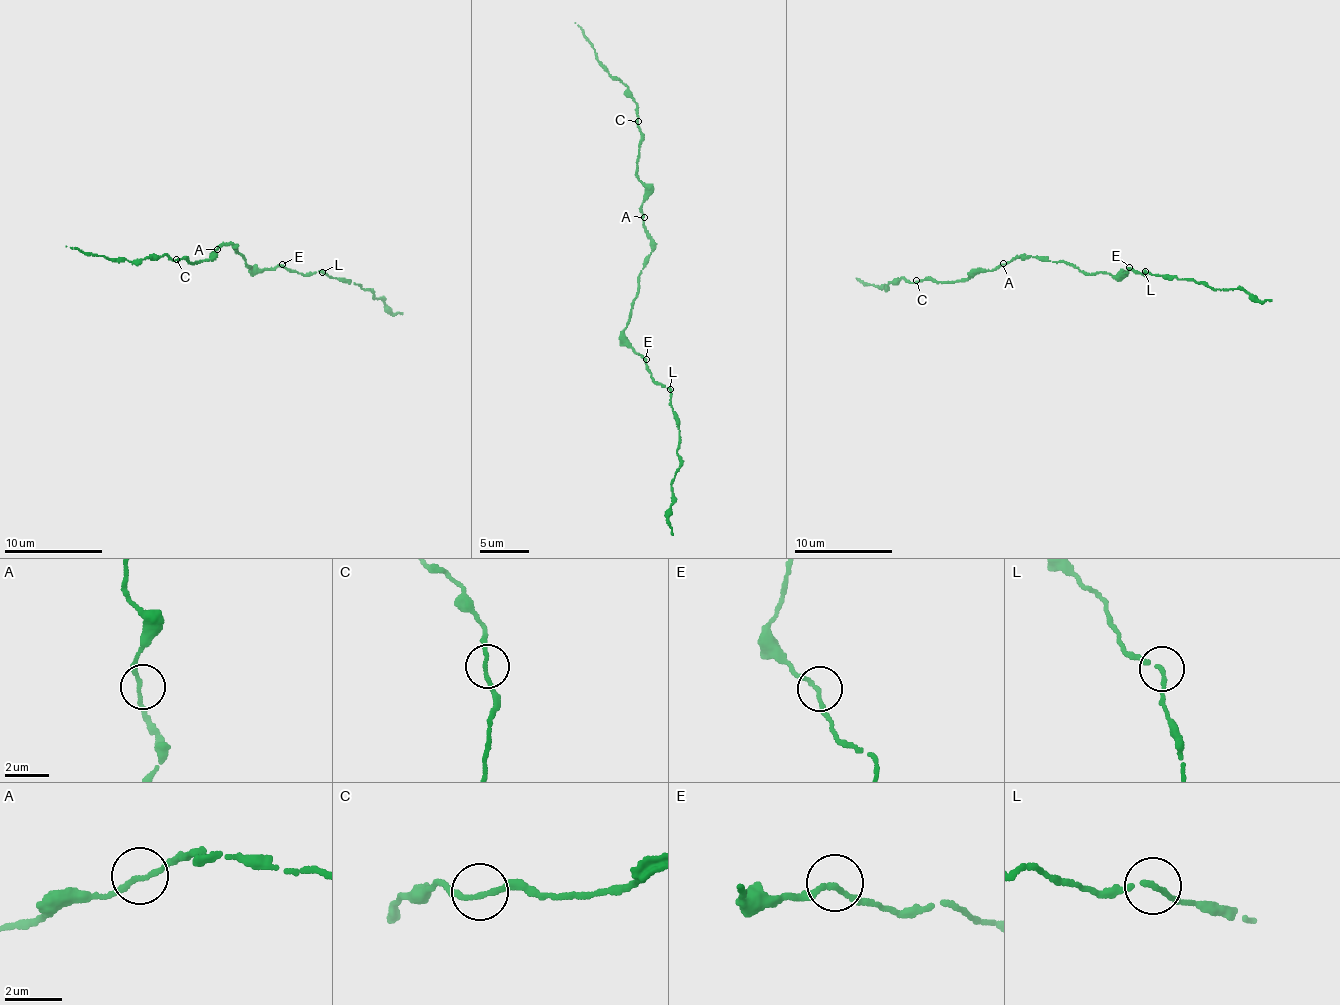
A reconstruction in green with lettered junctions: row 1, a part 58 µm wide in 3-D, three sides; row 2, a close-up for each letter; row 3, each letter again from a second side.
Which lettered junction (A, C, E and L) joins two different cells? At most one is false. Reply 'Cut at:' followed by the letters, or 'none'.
Cut at: none

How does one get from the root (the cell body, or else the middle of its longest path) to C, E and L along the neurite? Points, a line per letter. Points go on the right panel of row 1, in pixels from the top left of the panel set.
C: (1059, 262), (1017, 255), (1006, 263), (958, 282), (916, 280)
E: (1059, 262), (1074, 264), (1088, 274), (1103, 271), (1114, 276), (1124, 275), (1129, 267)
L: (1059, 262), (1074, 264), (1088, 274), (1103, 271), (1116, 276), (1124, 275), (1131, 269), (1145, 272)

